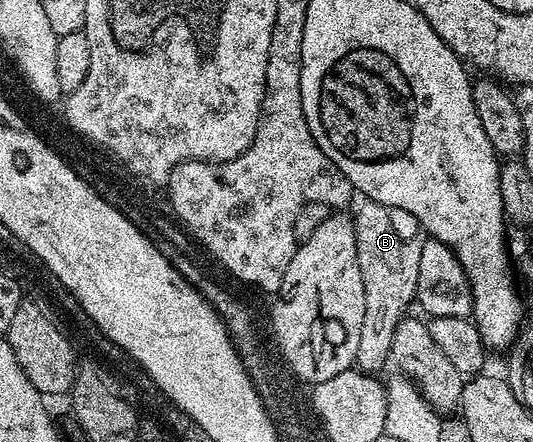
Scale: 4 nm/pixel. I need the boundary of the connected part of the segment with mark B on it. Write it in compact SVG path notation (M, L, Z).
M364 200L362 204L353 213L357 263L361 267L361 283L365 283L365 323L361 323L361 343L355 365L362 372L375 375L383 364L388 364L393 331L408 312L407 304L415 301L425 237L419 220L409 211L376 201Z

